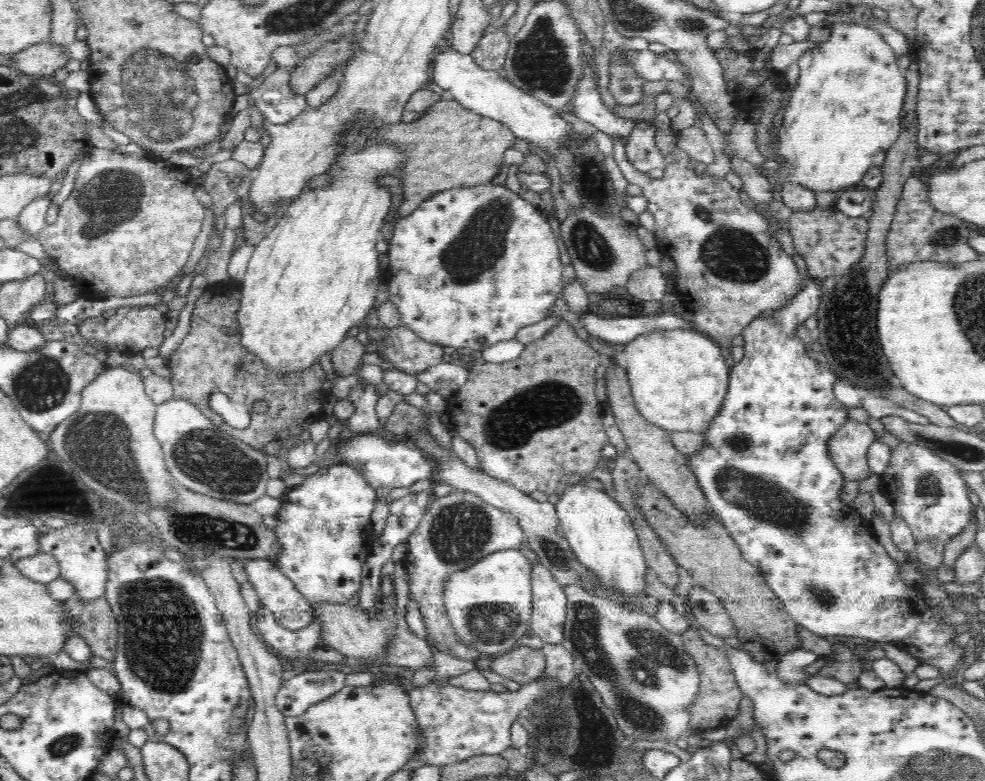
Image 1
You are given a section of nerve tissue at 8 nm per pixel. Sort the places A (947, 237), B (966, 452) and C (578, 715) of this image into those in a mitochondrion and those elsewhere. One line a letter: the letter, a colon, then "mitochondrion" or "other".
A: mitochondrion
B: mitochondrion
C: mitochondrion

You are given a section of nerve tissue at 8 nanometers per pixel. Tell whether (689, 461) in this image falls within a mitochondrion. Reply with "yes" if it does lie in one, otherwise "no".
no

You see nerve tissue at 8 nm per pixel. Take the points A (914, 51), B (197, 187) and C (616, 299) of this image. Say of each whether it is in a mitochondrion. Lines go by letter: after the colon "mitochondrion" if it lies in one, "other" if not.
A: other
B: other
C: mitochondrion

